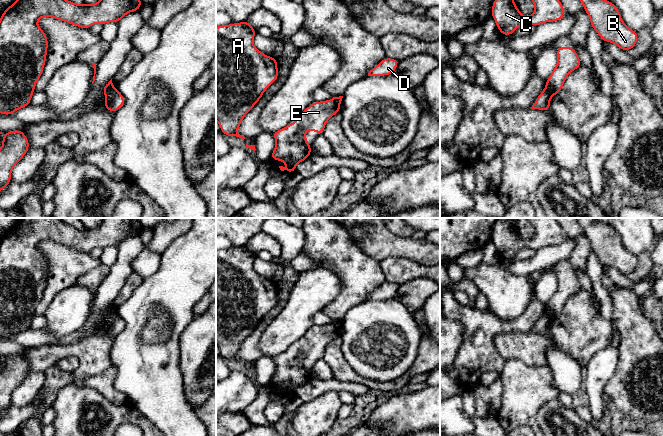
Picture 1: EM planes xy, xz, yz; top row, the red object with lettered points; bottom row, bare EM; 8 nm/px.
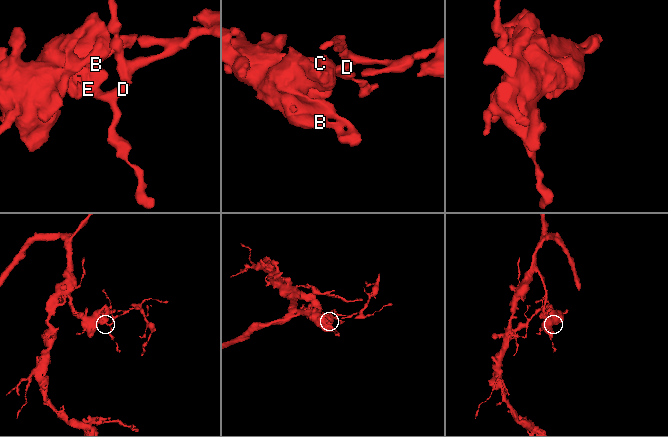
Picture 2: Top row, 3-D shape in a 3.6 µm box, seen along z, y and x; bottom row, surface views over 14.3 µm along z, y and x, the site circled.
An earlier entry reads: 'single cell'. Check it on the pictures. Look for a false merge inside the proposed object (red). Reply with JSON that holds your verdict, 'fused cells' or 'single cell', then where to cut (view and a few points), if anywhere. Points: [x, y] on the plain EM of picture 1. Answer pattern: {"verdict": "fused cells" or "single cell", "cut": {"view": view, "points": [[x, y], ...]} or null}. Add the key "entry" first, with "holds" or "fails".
{"entry": "fails", "verdict": "fused cells", "cut": {"view": "xy", "points": [[114, 311], [105, 319]]}}

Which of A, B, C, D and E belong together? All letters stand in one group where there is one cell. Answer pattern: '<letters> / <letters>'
A B C E / D

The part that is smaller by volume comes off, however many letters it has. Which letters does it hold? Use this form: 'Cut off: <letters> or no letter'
Cut off: D

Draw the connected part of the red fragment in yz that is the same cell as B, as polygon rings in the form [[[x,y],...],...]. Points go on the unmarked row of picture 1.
[[[578,218],[578,221],[589,239],[592,252],[602,265],[615,267],[623,275],[635,272],[637,255],[625,249],[618,232],[611,225],[597,218]]]

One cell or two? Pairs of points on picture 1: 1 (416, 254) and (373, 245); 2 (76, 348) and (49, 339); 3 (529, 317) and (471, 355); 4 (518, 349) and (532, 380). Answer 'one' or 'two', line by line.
1: one
2: two
3: one
4: two

